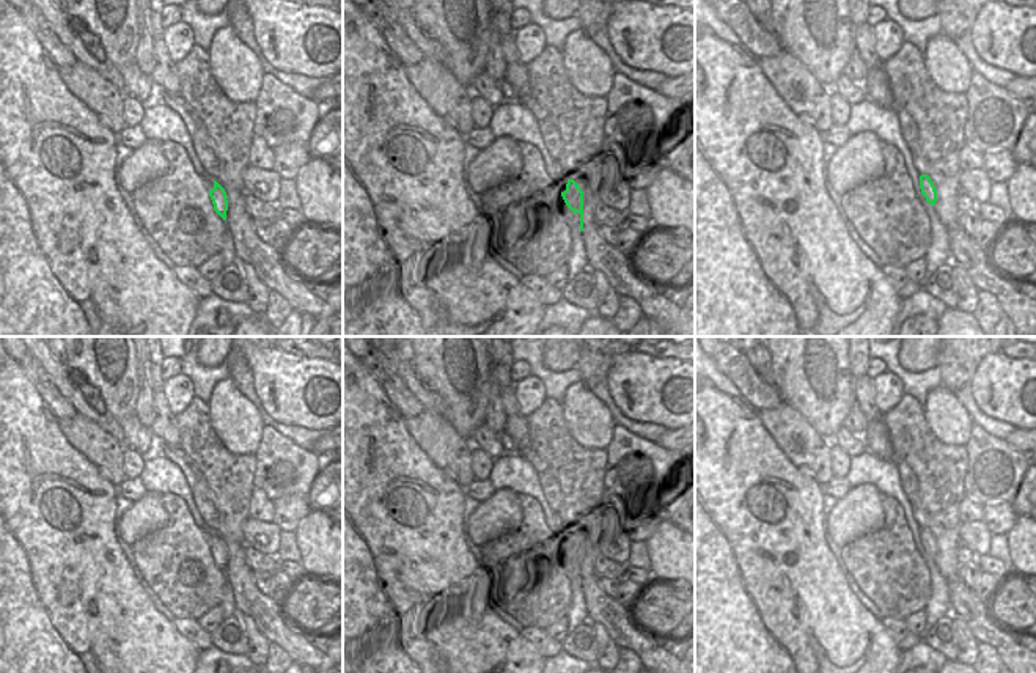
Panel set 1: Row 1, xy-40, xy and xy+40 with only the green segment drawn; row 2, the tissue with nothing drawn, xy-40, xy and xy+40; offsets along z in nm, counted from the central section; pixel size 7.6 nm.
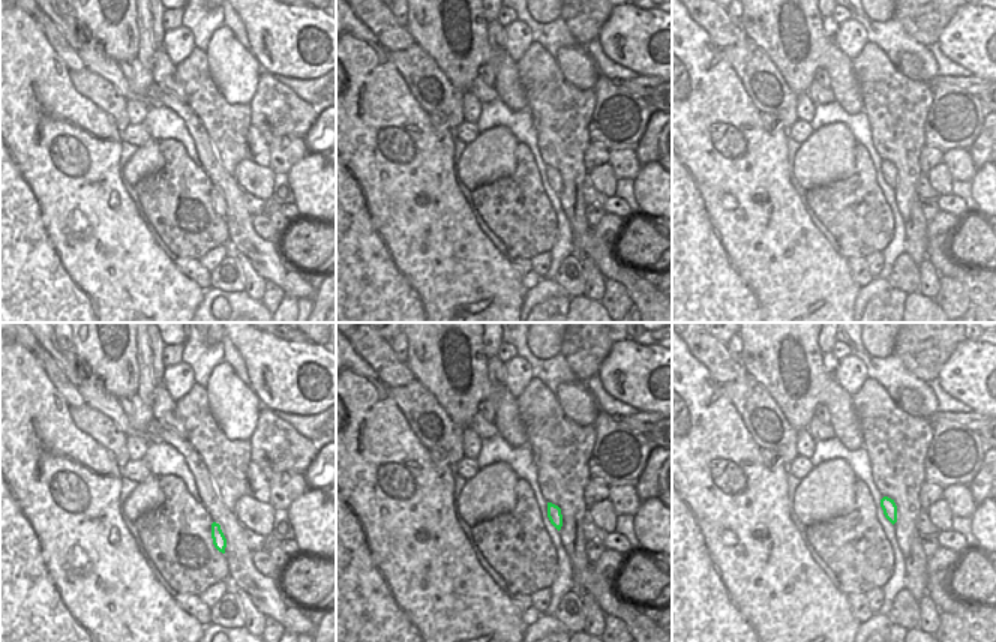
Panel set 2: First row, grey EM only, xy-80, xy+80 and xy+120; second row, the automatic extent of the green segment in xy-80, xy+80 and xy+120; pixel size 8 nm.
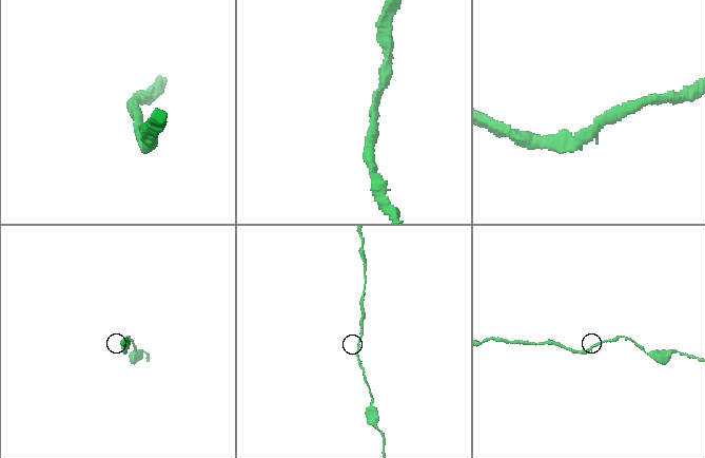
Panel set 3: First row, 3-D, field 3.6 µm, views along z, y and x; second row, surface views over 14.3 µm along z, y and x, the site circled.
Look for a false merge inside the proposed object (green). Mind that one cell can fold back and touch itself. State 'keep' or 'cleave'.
keep

